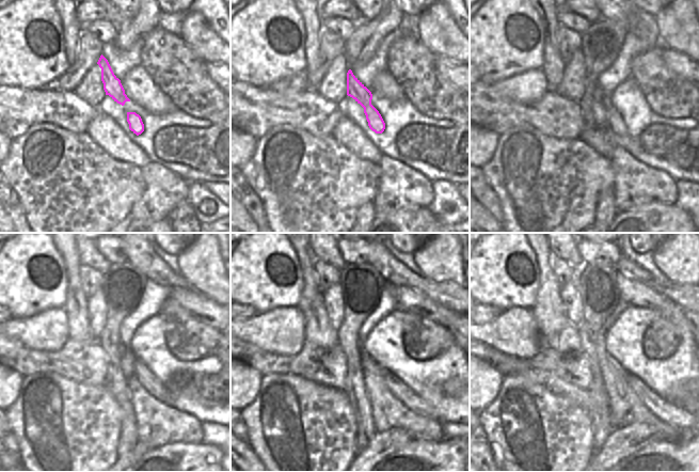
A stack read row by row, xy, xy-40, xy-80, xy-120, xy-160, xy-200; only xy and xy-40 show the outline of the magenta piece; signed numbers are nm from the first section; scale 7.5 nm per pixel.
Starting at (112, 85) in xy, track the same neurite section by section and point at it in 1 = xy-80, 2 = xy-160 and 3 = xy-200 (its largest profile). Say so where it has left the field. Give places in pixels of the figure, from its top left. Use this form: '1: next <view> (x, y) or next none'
1: next xy-80 (615, 121)
2: next xy-160 (412, 400)
3: next xy-200 (668, 412)

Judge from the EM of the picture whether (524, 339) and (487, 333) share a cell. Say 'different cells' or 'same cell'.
same cell

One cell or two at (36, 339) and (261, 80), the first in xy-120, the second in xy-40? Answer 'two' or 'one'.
two

